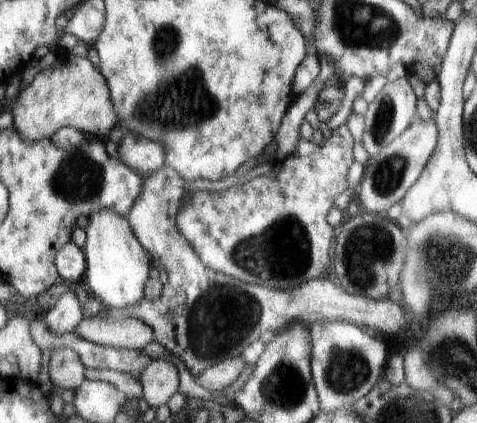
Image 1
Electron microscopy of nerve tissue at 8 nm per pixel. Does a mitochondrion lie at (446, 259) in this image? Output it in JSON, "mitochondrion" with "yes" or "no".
{"mitochondrion":"yes"}

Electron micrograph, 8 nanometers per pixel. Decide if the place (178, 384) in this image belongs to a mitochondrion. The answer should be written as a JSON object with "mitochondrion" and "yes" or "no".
{"mitochondrion":"no"}

